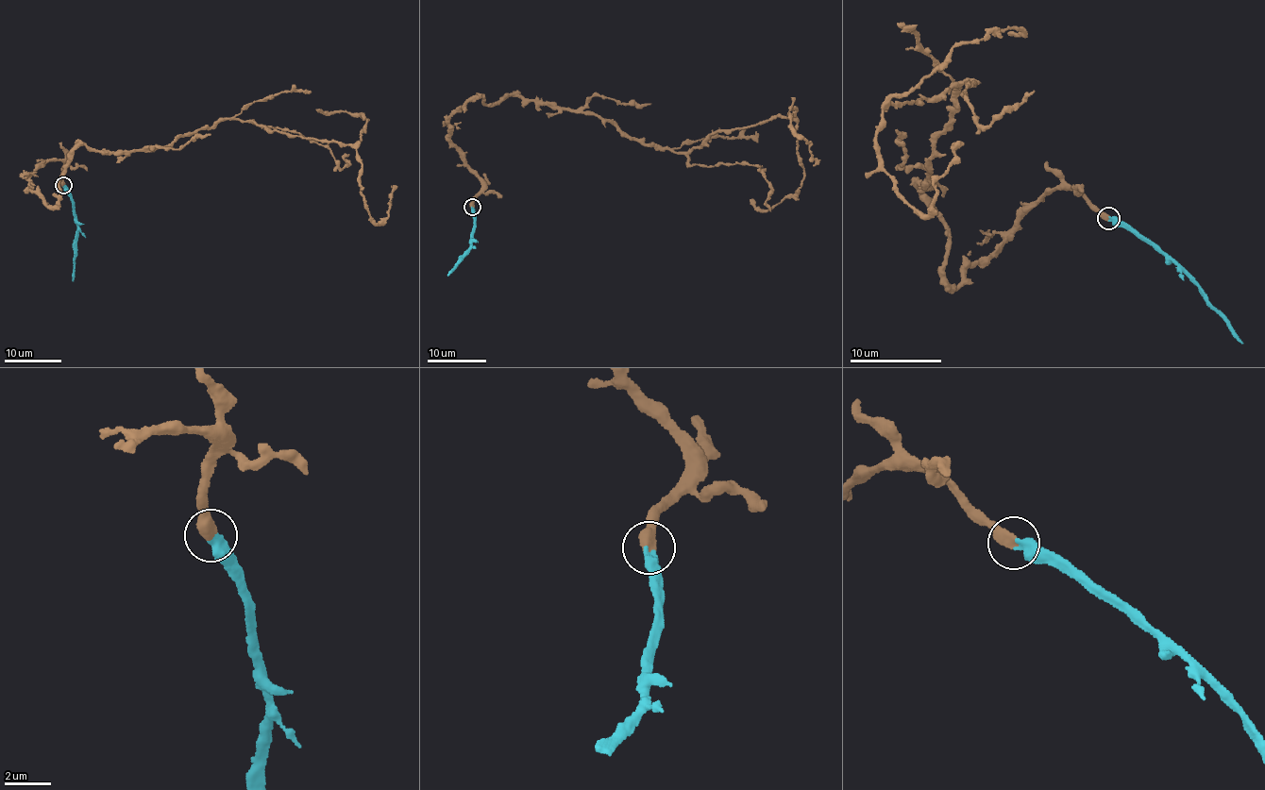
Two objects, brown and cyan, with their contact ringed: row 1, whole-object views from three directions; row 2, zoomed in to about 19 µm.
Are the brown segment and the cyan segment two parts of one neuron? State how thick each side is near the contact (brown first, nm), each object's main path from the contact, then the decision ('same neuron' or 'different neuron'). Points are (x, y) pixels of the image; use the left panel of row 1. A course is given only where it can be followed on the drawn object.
550 nm thick on the brown side, 360 nm on the other; brown runs (63, 185), (52, 159), (28, 185), (55, 205), (80, 146), (227, 119), (352, 146), (376, 223), (391, 185); cyan runs (63, 185), (70, 194), (76, 227), (77, 255), (74, 260), (73, 281); same neuron

